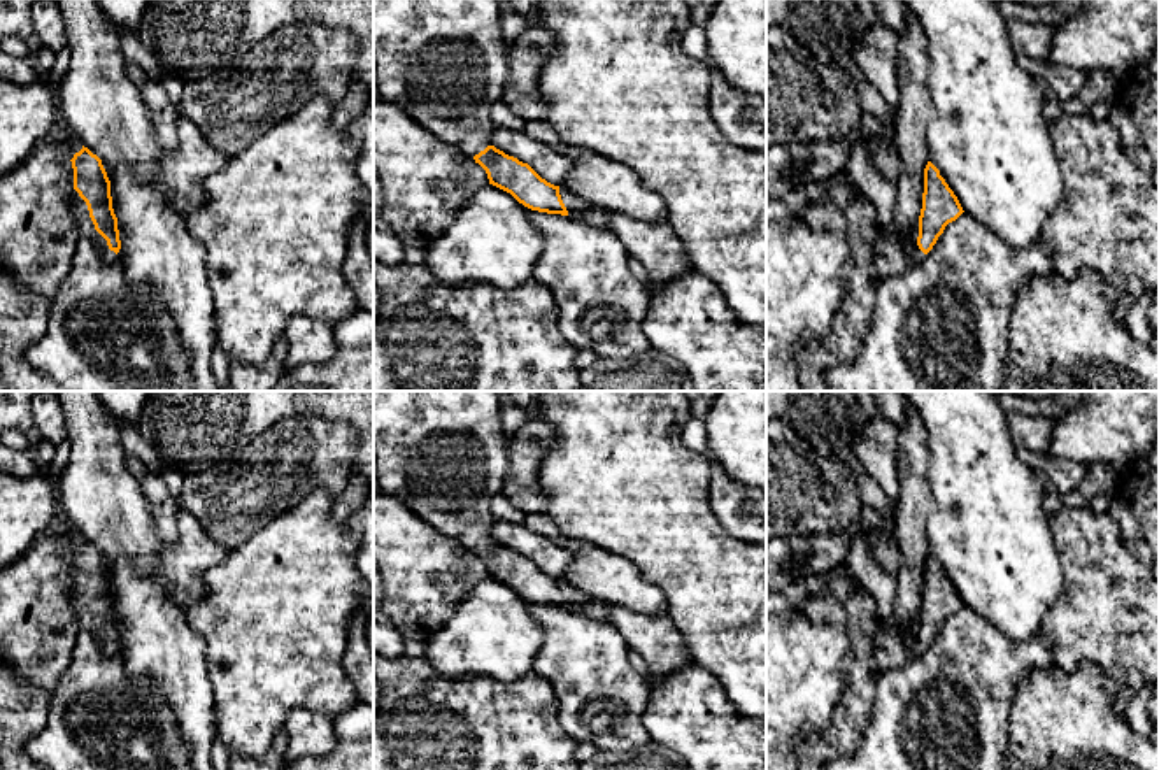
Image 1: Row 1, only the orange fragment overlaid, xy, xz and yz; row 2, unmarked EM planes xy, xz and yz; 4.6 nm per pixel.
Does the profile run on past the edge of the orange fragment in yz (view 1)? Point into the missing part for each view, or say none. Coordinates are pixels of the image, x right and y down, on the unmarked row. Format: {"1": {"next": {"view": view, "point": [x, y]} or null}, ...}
{"1": {"next": {"view": "yz", "point": [891, 651]}}}

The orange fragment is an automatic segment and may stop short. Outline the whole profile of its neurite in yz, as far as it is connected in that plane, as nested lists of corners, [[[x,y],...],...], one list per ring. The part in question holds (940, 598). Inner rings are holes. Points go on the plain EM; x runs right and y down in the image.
[[[928,554],[924,561],[919,630],[912,640],[899,631],[896,617],[877,619],[873,635],[873,670],[887,672],[908,665],[933,642],[945,619],[963,607],[963,600],[940,563]]]

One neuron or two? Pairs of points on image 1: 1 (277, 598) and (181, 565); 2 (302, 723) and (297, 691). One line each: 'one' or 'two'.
1: two
2: two

